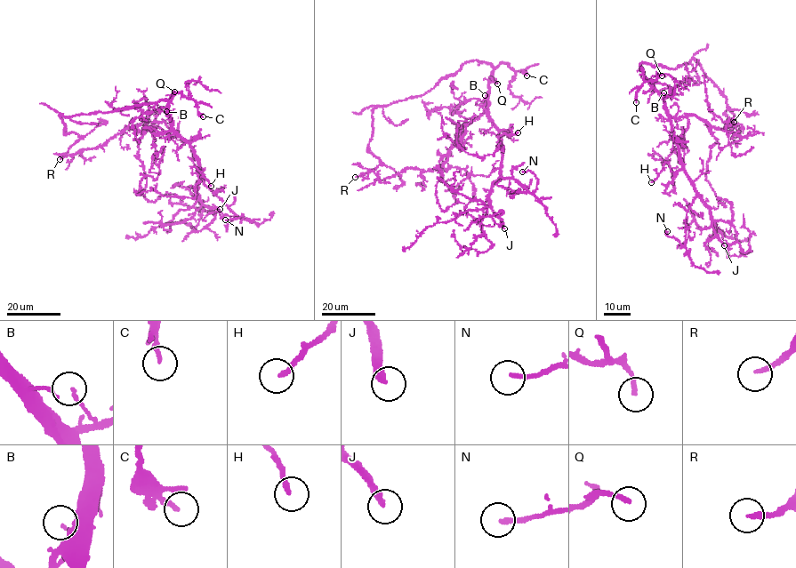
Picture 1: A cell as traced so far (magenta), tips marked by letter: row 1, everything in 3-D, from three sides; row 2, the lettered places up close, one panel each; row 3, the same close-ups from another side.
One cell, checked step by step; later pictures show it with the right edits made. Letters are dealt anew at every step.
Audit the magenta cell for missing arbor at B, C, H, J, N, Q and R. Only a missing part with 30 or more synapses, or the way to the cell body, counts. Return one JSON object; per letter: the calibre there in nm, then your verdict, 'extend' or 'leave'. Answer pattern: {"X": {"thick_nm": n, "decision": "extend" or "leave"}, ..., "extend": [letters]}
{"B": {"thick_nm": 120, "decision": "leave"}, "C": {"thick_nm": 200, "decision": "leave"}, "H": {"thick_nm": 190, "decision": "leave"}, "J": {"thick_nm": 320, "decision": "extend"}, "N": {"thick_nm": 180, "decision": "leave"}, "Q": {"thick_nm": 180, "decision": "extend"}, "R": {"thick_nm": 200, "decision": "extend"}, "extend": ["J", "Q", "R"]}

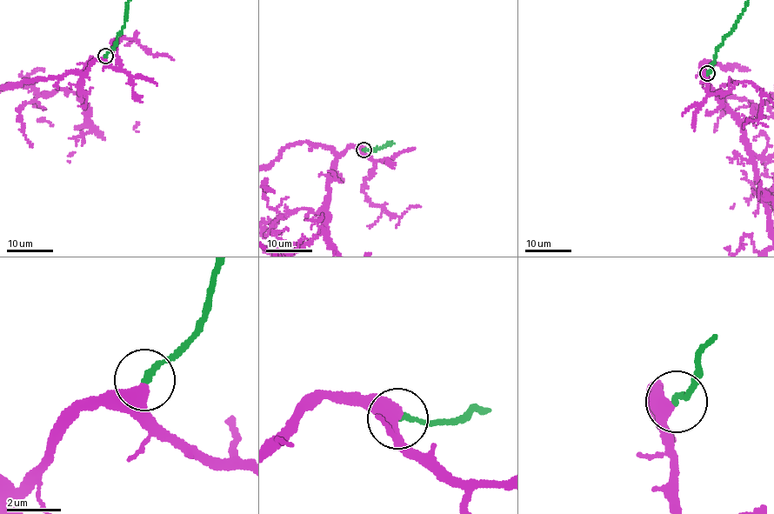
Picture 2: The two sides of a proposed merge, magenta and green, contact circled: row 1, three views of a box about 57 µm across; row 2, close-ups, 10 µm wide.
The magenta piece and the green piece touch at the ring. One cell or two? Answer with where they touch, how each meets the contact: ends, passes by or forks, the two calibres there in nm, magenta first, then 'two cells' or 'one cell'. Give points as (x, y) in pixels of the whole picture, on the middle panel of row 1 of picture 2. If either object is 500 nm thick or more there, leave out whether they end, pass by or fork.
place (363, 150); magenta passes by; green ends; calibres 400 and 200 nm; one cell

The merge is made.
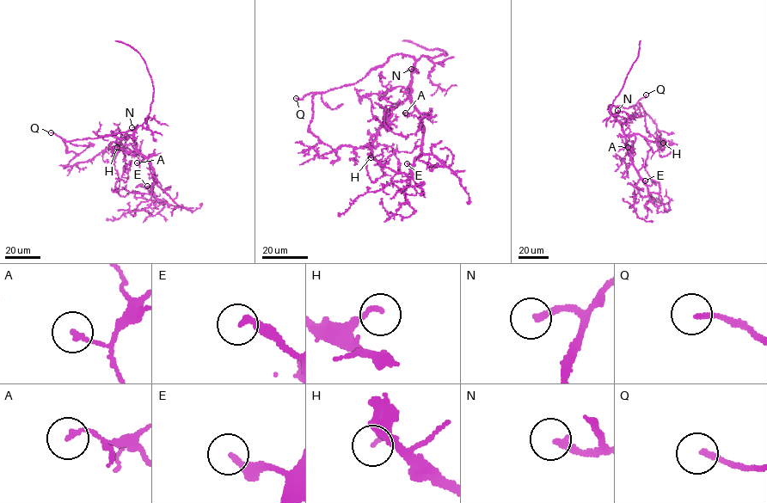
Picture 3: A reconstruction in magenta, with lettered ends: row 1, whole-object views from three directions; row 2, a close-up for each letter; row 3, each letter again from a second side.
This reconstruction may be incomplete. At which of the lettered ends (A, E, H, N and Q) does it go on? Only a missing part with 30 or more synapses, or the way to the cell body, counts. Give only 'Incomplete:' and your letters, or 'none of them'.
Incomplete: N, Q

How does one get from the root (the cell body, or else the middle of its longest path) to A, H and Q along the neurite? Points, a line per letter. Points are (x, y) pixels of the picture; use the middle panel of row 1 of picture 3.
A: (412, 75), (409, 97), (425, 116), (420, 119), (405, 113)
H: (412, 75), (408, 96), (383, 117), (383, 124), (371, 147), (371, 157)
Q: (412, 75), (414, 58), (396, 53), (354, 83), (322, 93), (309, 93), (302, 99), (296, 98)

